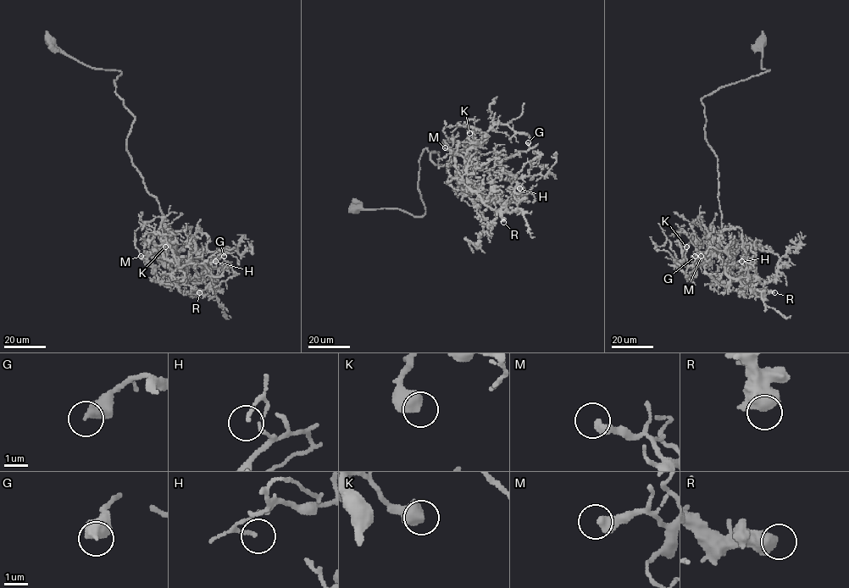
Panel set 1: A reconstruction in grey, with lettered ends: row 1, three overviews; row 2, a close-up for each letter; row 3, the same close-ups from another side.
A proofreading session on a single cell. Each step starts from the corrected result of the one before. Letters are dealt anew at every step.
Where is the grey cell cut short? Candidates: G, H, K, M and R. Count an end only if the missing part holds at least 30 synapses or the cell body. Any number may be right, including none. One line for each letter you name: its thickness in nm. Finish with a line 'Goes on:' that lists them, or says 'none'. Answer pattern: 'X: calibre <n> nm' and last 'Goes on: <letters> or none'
R: calibre 700 nm
Goes on: R

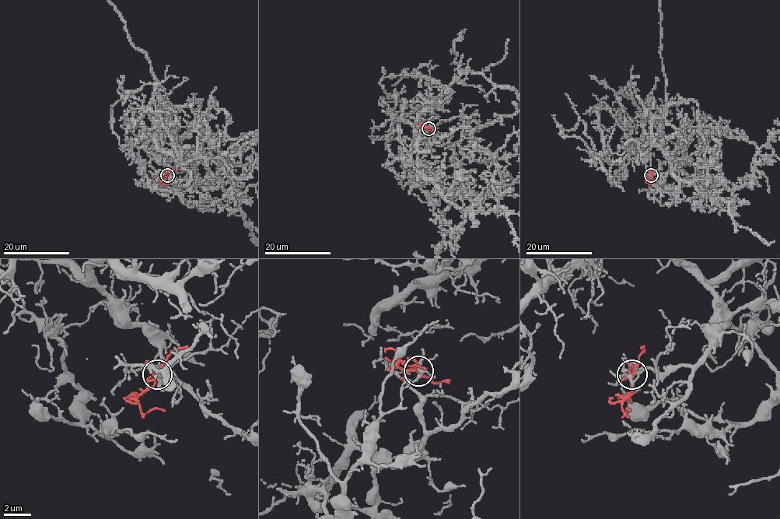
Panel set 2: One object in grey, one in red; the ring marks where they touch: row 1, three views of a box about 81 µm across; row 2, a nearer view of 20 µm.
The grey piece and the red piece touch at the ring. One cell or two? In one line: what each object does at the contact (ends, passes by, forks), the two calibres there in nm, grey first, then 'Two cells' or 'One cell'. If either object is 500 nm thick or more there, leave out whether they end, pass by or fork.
At the ring grey forks. At the ring red forks. Thickness 180 nm (grey) against 140 nm. Two cells

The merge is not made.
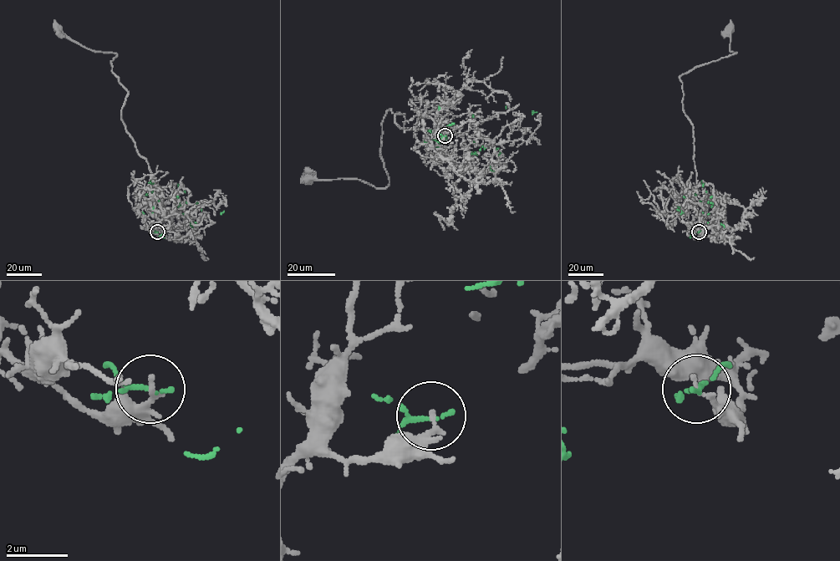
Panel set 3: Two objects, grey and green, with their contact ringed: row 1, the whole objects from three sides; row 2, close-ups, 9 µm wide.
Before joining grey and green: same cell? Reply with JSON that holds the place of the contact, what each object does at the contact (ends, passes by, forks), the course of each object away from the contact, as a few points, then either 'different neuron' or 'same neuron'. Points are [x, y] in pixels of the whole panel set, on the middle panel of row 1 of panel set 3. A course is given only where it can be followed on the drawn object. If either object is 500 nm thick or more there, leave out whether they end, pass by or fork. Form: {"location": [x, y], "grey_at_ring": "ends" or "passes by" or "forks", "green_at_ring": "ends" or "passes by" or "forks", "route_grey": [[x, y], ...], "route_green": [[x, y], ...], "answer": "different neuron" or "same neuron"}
{"location": [445, 135], "grey_at_ring": "passes by", "green_at_ring": "ends", "route_grey": [[444, 135], [429, 147], [436, 128], [448, 133], [401, 128], [389, 109], [387, 186], [309, 181]], "route_green": [[444, 135], [438, 141], [447, 139], [480, 150], [498, 148], [537, 112]], "answer": "different neuron"}

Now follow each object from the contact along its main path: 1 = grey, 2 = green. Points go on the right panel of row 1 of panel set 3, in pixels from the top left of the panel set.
1: (699, 232), (706, 214), (694, 206), (692, 124), (679, 77), (736, 53), (730, 48), (731, 28)
2: (699, 232), (702, 212), (701, 201), (709, 213), (708, 222), (681, 211)

